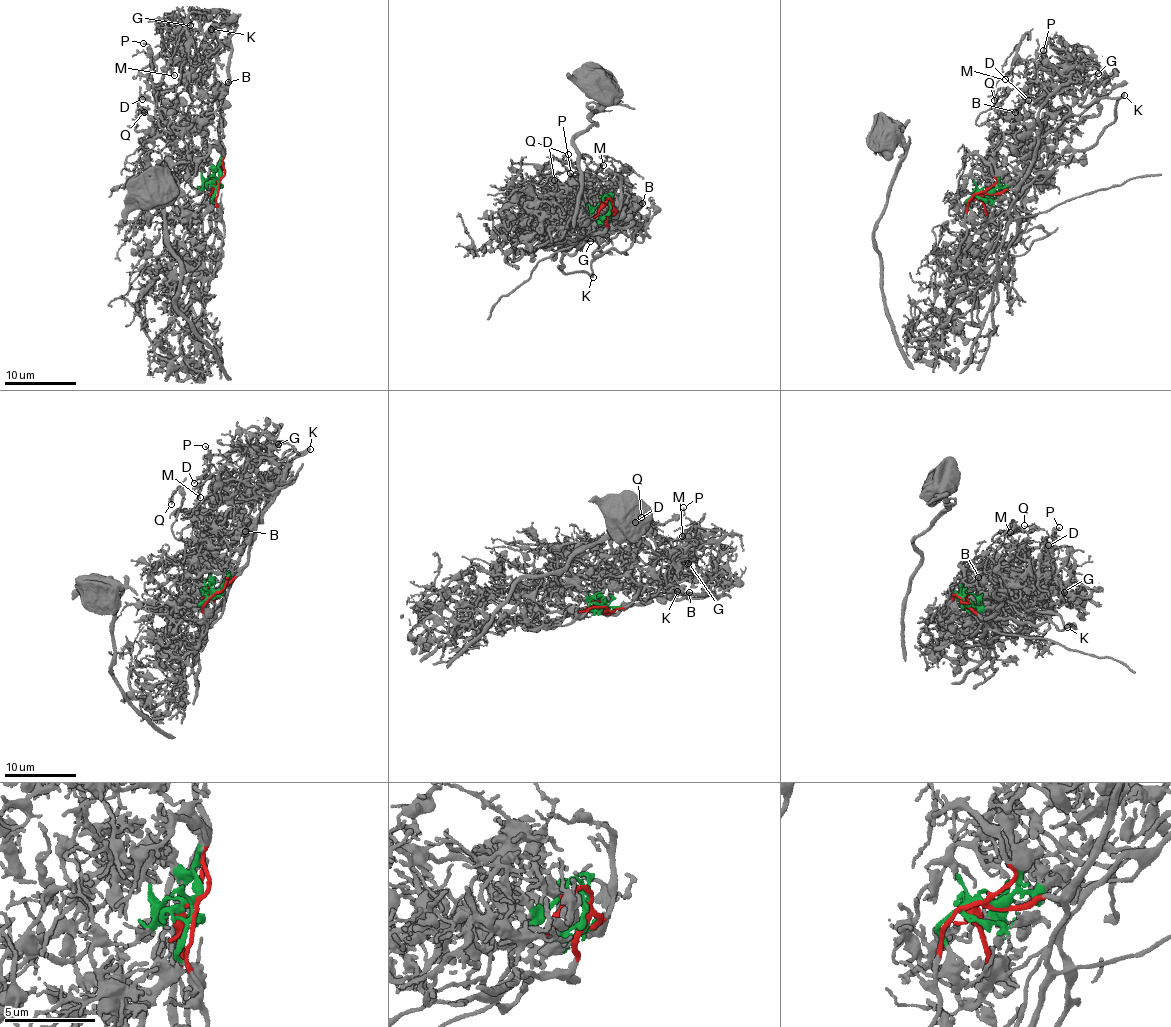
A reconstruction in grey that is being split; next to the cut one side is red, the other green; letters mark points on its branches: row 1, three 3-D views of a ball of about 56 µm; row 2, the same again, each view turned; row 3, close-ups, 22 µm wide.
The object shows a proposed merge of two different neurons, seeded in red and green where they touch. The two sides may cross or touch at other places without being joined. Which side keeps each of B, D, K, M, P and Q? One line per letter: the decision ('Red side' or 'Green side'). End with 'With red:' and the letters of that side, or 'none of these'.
B: Red side
D: Red side
K: Green side
M: Red side
P: Red side
Q: Red side
With red: B, D, M, P, Q

